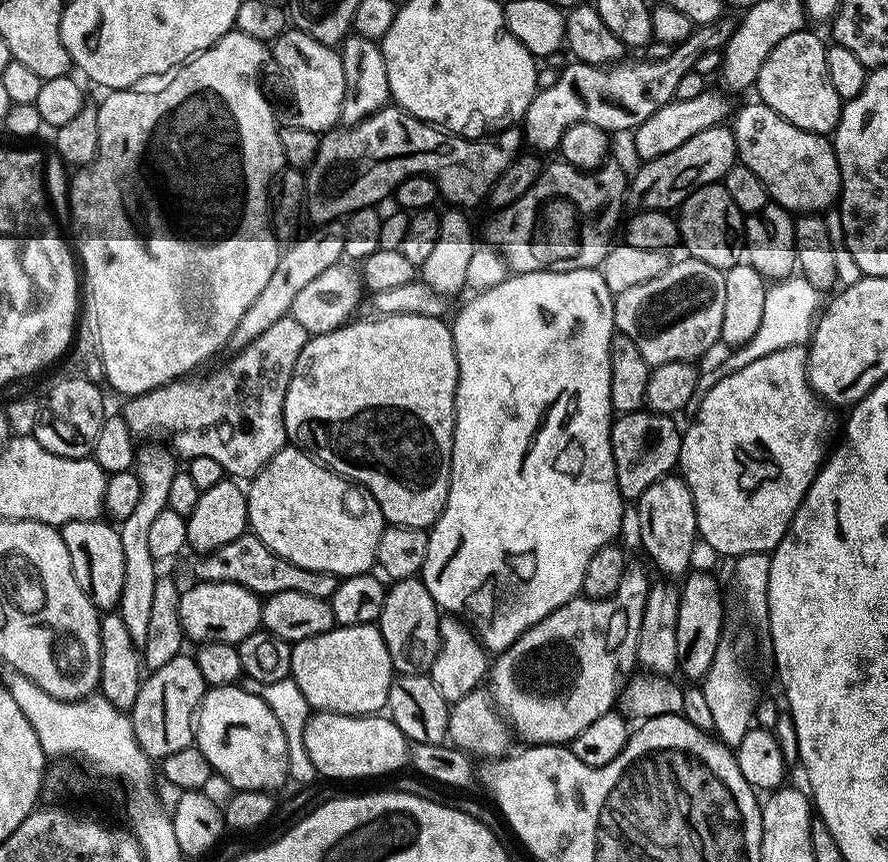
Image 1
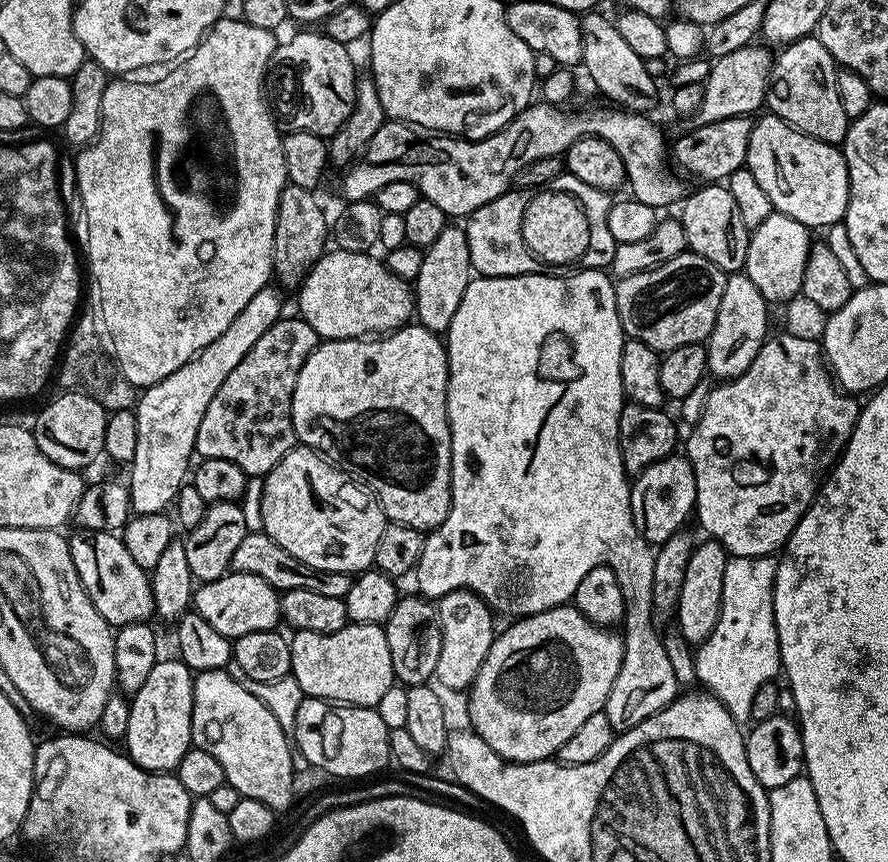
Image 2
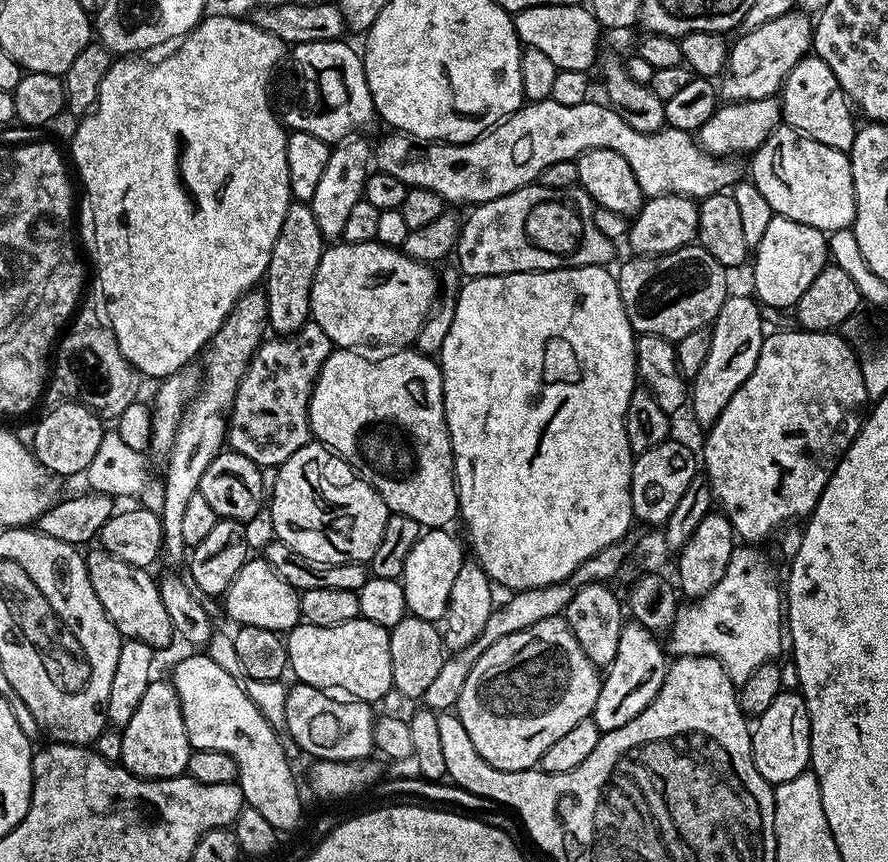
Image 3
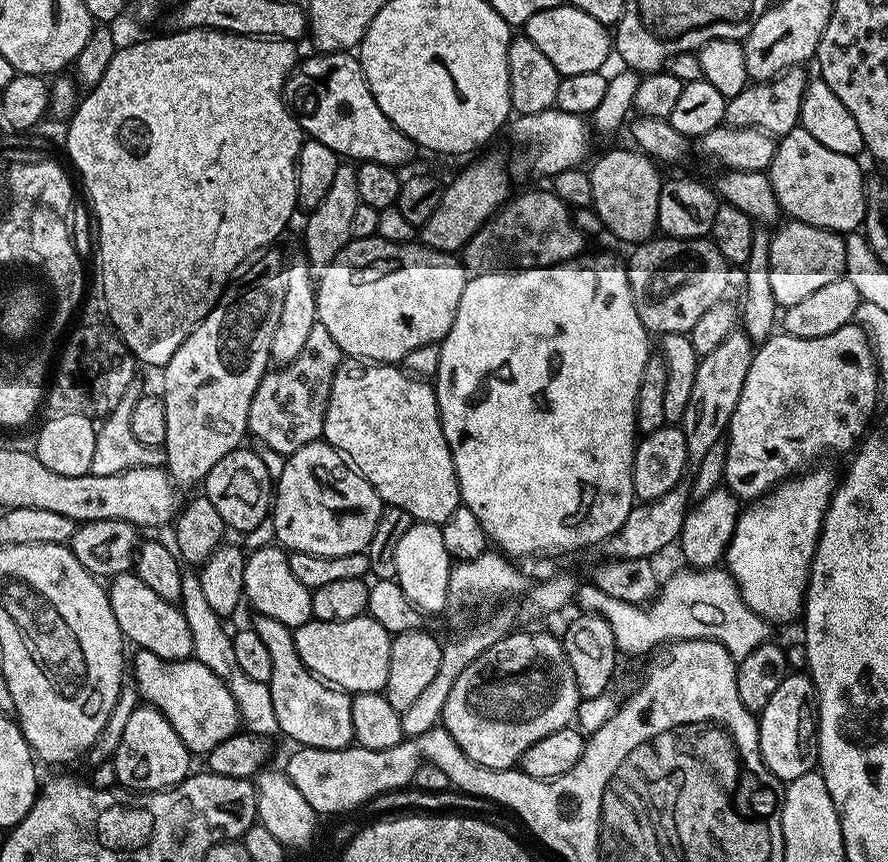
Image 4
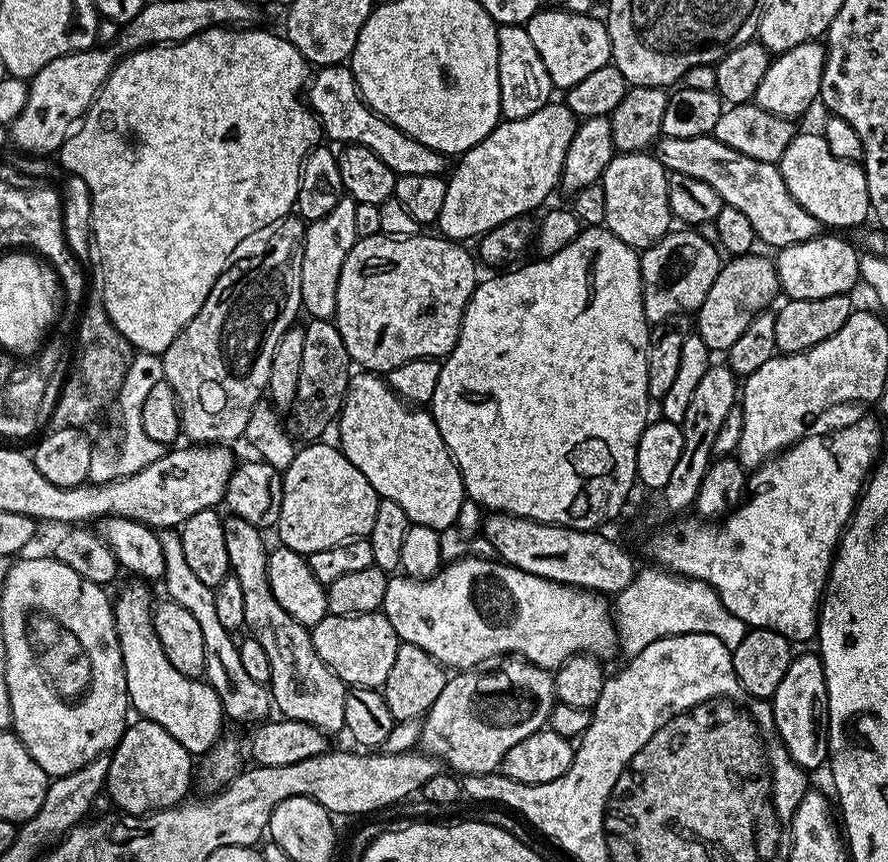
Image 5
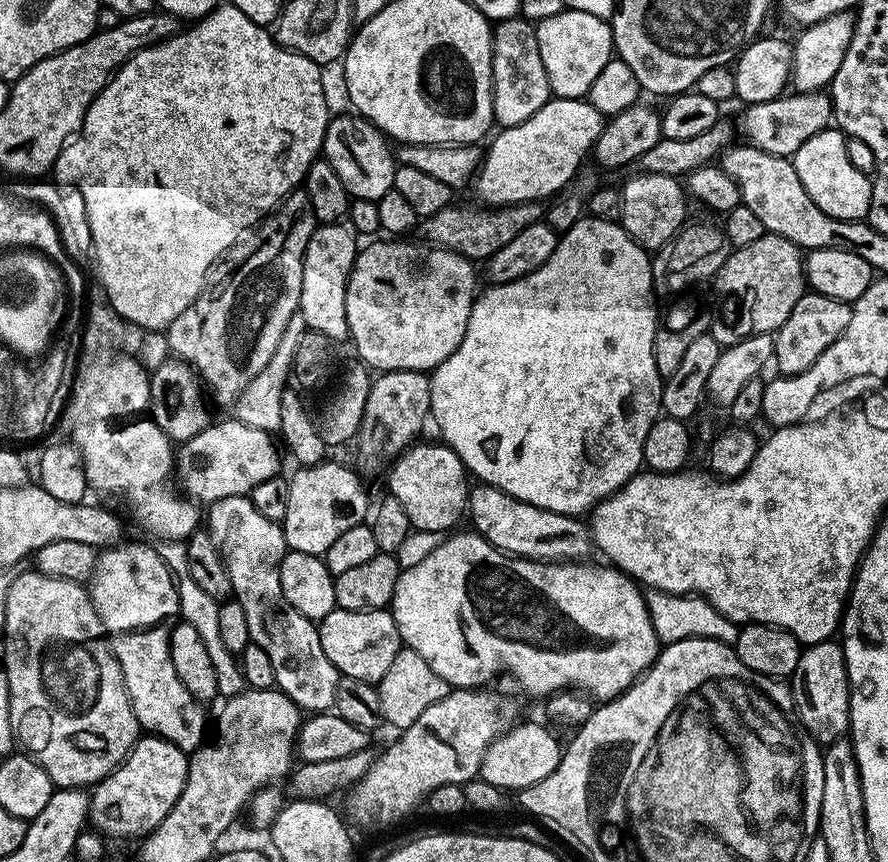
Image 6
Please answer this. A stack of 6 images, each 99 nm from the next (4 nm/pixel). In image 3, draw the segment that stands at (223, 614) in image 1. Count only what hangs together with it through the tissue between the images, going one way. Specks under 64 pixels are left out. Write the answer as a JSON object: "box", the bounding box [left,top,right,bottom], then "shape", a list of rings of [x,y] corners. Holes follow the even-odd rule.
{"box":[222,558,301,634],"shape":[[[250,558],[246,561],[242,570],[238,570],[234,582],[224,592],[222,603],[225,614],[236,626],[262,626],[262,630],[286,634],[294,625],[301,623],[300,592],[292,588],[290,582],[283,580],[263,558]]]}

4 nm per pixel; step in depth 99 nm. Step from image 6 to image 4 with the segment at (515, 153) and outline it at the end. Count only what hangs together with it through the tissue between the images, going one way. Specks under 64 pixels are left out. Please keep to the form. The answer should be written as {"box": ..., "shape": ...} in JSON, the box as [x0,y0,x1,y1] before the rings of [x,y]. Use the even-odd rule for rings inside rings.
{"box":[419,156,509,253],"shape":[[[492,156],[474,161],[452,181],[447,181],[442,202],[438,202],[438,210],[434,210],[434,214],[430,214],[430,218],[419,229],[419,243],[439,252],[459,253],[470,242],[472,235],[505,204],[509,196],[508,172],[503,162]]]}

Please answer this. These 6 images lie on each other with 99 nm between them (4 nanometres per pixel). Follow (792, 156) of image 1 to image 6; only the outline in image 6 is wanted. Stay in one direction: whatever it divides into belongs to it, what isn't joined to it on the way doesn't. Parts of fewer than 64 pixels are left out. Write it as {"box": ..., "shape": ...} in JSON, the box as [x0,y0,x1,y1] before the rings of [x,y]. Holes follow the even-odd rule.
{"box":[791,126,872,221],"shape":[[[829,126],[814,134],[810,142],[802,142],[791,162],[806,194],[826,215],[838,220],[863,221],[872,205],[872,180],[850,162],[847,144],[844,133],[835,126]]]}

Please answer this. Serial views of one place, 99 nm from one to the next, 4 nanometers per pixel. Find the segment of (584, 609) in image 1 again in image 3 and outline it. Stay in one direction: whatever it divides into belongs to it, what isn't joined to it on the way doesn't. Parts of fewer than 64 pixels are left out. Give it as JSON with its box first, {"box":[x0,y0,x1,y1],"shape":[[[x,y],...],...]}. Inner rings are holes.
{"box":[456,616,601,772],"shape":[[[560,616],[546,618],[542,622],[534,622],[534,626],[526,626],[526,630],[518,630],[514,634],[502,636],[481,654],[468,674],[466,682],[464,682],[456,705],[456,715],[462,722],[462,726],[465,727],[466,734],[469,735],[470,742],[473,743],[475,750],[478,751],[478,754],[481,754],[488,765],[492,765],[495,769],[503,772],[527,772],[539,765],[542,754],[546,754],[546,750],[550,750],[550,746],[554,746],[554,742],[558,742],[558,738],[570,734],[570,730],[574,730],[578,726],[578,722],[588,720],[591,717],[594,706],[598,702],[601,679],[601,669],[597,668],[594,662],[590,662],[590,658],[586,658],[582,646],[578,646],[578,638],[574,638],[574,634],[566,621]]]}

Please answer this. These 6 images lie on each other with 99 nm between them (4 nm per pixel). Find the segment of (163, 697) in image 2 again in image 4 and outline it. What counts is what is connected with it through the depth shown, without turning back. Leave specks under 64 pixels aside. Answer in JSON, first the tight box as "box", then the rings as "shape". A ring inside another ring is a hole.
{"box":[110,706,189,792],"shape":[[[141,706],[134,710],[134,714],[130,714],[130,722],[126,722],[126,731],[122,734],[122,743],[118,745],[118,750],[110,763],[116,772],[116,784],[119,787],[133,792],[163,792],[166,788],[176,787],[189,775],[188,759],[189,750],[182,738],[178,738],[174,726],[170,726],[170,722],[156,708]]]}

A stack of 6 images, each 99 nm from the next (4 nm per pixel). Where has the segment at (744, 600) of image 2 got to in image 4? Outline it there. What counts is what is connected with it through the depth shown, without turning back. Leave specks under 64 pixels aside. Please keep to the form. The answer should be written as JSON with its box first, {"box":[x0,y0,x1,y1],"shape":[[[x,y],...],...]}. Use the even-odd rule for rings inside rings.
{"box":[574,567,769,662],"shape":[[[723,567],[702,568],[676,572],[668,581],[659,585],[654,599],[647,606],[622,602],[610,598],[595,583],[581,583],[574,597],[575,603],[586,612],[596,612],[614,630],[617,649],[628,656],[640,656],[651,653],[662,644],[671,644],[673,640],[713,640],[739,662],[758,646],[769,639],[769,621],[764,620],[742,598],[734,578]]]}

